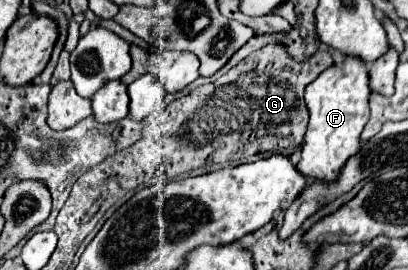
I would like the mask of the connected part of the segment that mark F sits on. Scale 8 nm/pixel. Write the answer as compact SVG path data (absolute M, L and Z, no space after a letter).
M352 56L344 58L342 68L332 66L330 70L324 70L312 84L308 84L306 104L310 110L310 124L304 134L302 158L296 164L302 176L316 178L324 184L338 180L346 160L360 150L360 134L370 118L368 98L368 66Z

